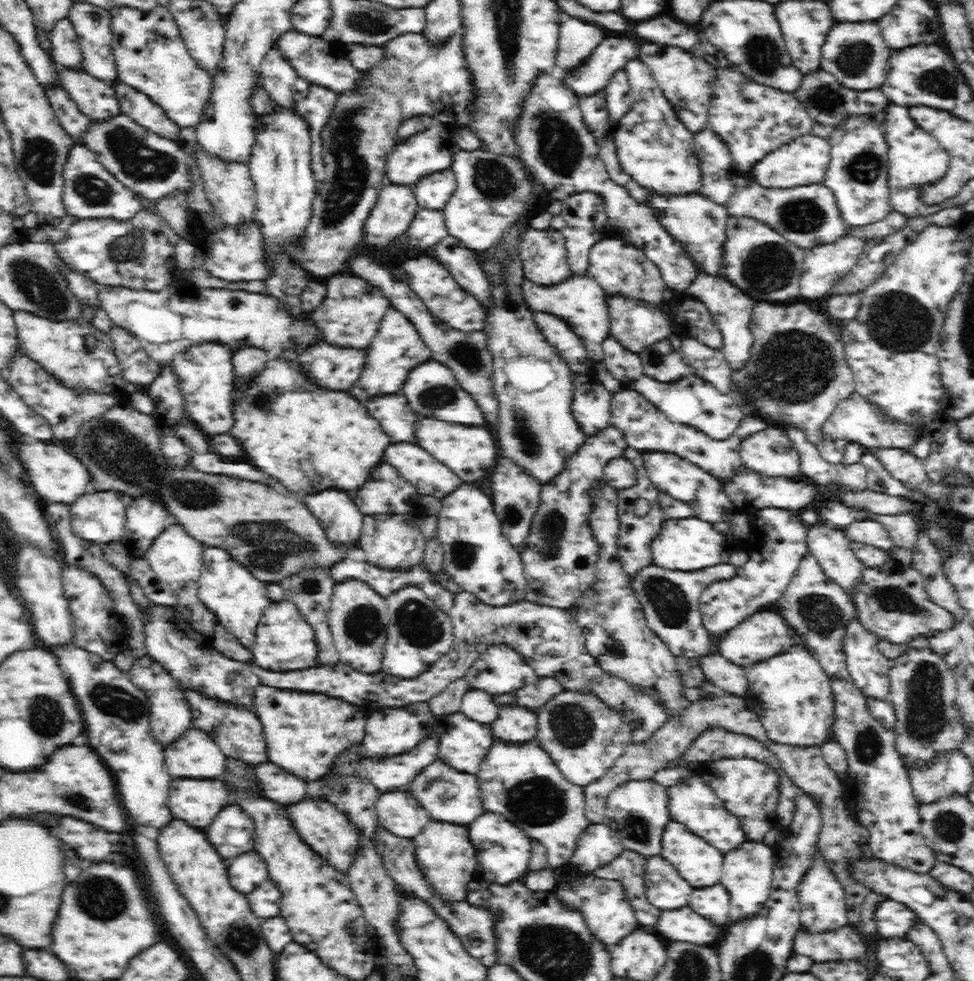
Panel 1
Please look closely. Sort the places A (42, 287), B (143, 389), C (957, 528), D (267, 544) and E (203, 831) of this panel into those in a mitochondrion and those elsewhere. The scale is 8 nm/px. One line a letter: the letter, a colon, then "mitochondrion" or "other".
A: mitochondrion
B: other
C: other
D: mitochondrion
E: other

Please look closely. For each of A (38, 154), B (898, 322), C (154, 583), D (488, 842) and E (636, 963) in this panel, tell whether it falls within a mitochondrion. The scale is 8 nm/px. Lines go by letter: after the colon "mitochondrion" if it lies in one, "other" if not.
A: mitochondrion
B: mitochondrion
C: other
D: other
E: other

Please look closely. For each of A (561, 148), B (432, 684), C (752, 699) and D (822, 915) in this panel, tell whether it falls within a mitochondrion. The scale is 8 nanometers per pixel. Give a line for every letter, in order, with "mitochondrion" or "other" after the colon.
A: mitochondrion
B: other
C: other
D: other

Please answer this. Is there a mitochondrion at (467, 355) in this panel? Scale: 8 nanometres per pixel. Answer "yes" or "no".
yes

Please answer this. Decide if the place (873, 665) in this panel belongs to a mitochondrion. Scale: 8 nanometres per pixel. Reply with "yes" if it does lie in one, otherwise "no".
no

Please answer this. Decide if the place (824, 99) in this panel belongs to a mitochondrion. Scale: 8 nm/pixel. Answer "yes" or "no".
yes

